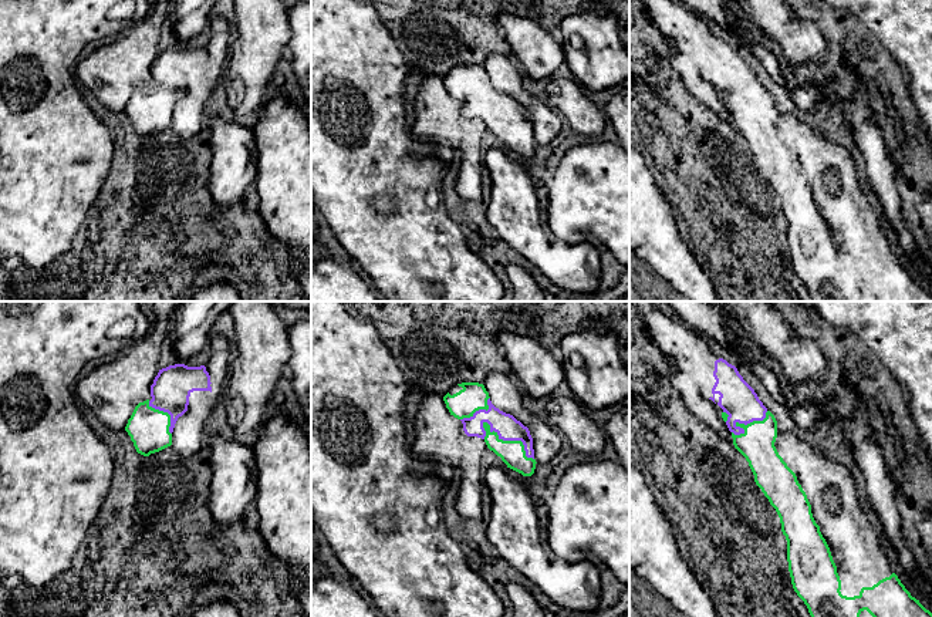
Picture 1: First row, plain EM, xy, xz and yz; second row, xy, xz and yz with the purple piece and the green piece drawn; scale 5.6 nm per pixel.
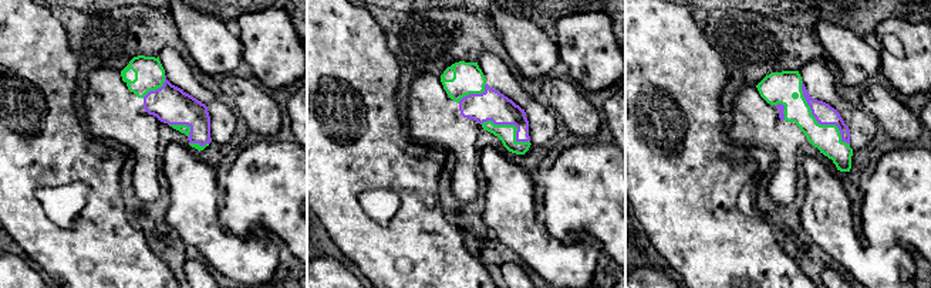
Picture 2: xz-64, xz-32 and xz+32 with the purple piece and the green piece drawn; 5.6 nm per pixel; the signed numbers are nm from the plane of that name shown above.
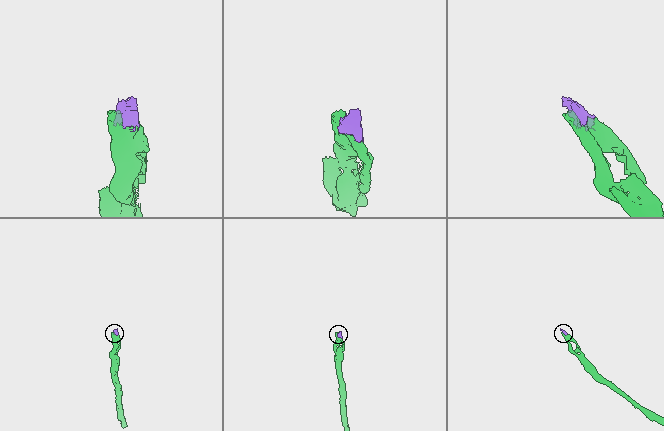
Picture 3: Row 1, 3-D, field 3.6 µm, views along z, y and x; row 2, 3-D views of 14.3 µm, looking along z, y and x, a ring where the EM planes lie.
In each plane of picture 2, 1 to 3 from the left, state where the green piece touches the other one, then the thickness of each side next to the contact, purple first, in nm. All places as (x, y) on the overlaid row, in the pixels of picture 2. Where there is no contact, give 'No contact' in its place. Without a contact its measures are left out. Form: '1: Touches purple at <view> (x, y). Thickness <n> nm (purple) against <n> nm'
1: Touches purple at xz-64 (184, 124). Thickness 220 nm (purple) against 50 nm
2: Touches purple at xz-32 (510, 124). Thickness 180 nm (purple) against 100 nm
3: Touches purple at xz+32 (818, 121). Thickness 110 nm (purple) against 160 nm

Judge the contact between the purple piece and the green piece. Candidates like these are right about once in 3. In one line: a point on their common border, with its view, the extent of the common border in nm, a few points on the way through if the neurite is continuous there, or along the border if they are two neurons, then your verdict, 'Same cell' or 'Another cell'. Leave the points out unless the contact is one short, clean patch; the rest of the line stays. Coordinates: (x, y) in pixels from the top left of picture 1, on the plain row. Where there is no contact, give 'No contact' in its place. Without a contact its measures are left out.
Touches purple at xz (510, 121). Shared border 360 nm. Another cell

